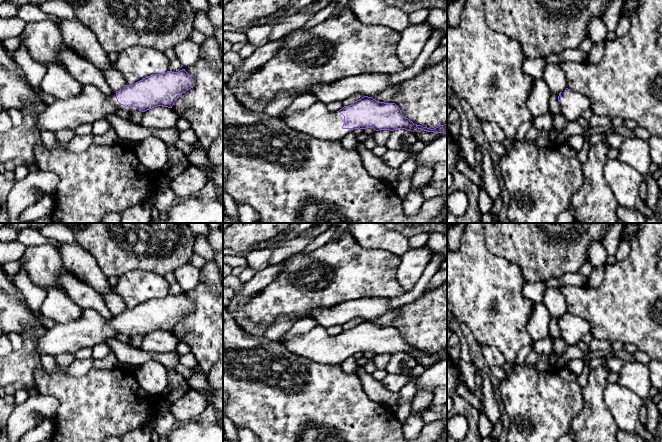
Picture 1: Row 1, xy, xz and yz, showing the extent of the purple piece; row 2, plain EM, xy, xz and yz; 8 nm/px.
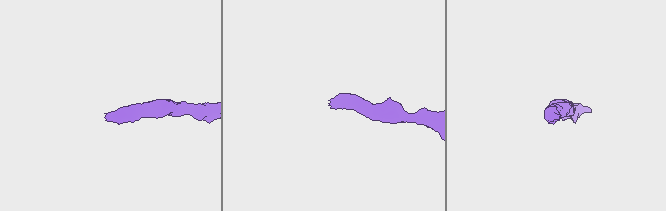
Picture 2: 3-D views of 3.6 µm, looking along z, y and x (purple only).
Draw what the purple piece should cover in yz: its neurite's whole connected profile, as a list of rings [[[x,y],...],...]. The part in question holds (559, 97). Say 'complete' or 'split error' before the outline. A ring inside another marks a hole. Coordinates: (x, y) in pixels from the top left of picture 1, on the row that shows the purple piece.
split error | [[[566,88],[559,93],[561,114],[567,121],[577,121],[582,113],[590,107],[590,100],[585,95]]]

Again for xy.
split error | [[[182,69],[150,75],[133,85],[106,96],[94,85],[84,86],[75,97],[56,99],[38,116],[36,129],[57,132],[74,130],[81,124],[93,123],[116,114],[119,109],[145,112],[157,106],[172,108],[175,101],[194,86],[194,80]]]

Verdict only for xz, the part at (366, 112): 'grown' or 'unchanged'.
grown

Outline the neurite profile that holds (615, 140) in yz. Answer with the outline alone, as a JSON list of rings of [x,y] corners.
[[[613,133],[609,135],[605,140],[604,143],[609,146],[610,148],[618,149],[624,142],[625,137],[619,133]]]

